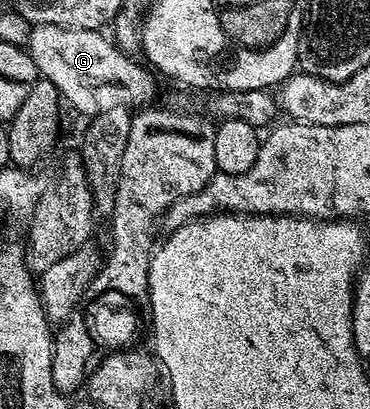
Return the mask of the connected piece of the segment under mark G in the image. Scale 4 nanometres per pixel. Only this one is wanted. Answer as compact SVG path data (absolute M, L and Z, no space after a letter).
M43 24L30 29L27 49L31 60L35 60L38 75L51 80L62 99L81 114L96 116L115 103L135 106L133 108L148 107L157 94L158 79L154 71L140 61L137 63L138 59L126 54L112 37L103 35L101 30Z

